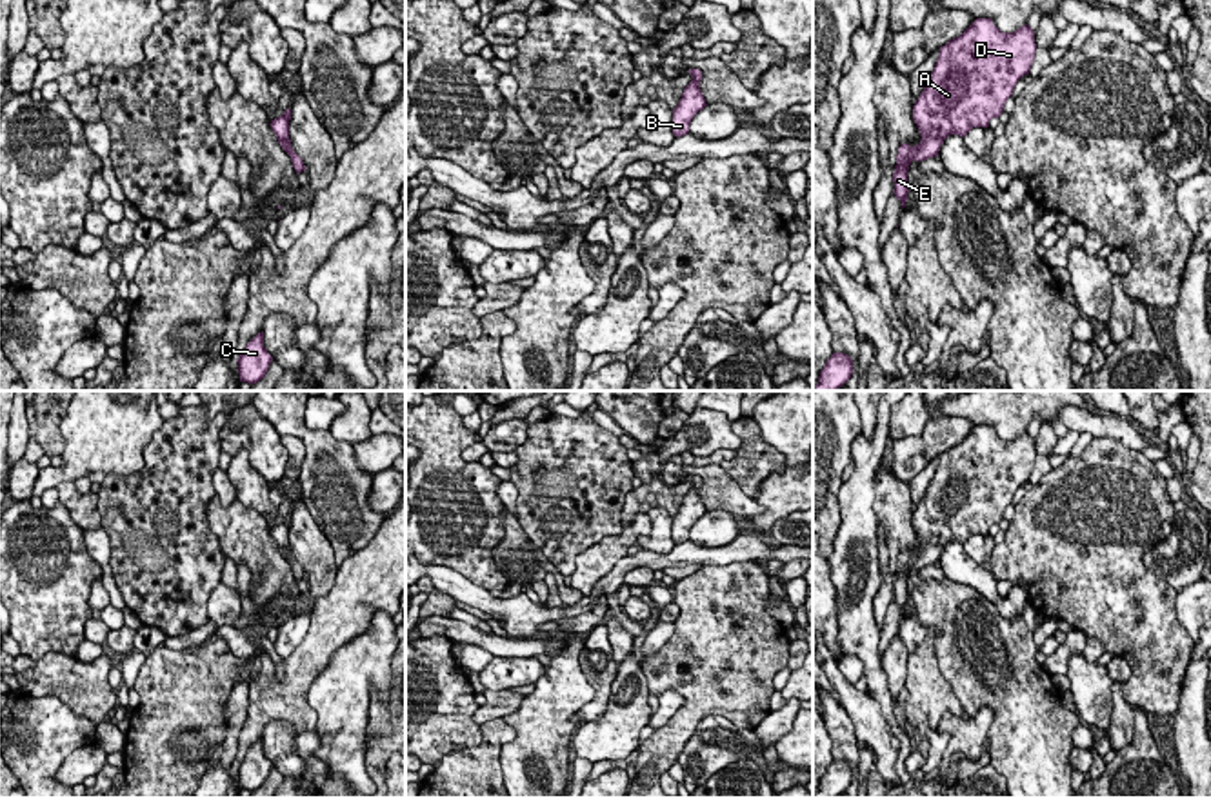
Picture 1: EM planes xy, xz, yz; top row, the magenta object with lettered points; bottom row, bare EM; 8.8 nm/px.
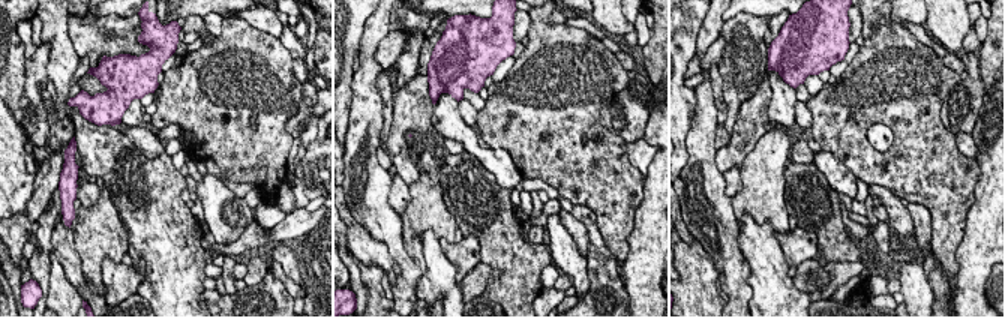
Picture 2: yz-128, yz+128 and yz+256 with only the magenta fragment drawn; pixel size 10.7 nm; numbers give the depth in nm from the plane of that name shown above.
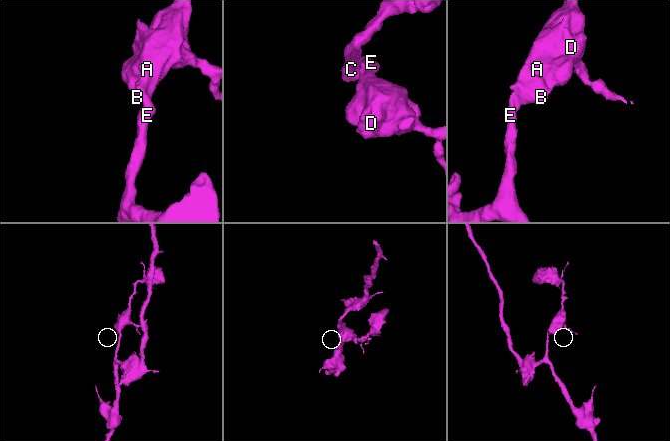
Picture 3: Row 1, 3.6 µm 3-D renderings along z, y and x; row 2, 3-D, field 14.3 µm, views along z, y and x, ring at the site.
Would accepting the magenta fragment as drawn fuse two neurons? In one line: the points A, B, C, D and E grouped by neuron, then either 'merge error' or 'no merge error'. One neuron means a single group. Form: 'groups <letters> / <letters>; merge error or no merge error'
groups A B C D E; no merge error

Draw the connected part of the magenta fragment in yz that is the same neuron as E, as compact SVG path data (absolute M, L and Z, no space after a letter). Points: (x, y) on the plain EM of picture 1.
M976 425L960 444L940 454L935 476L913 513L913 527L922 547L913 554L902 551L896 562L893 600L902 609L902 616L909 600L907 578L911 569L938 564L940 553L949 542L964 545L973 534L989 534L989 527L1002 522L1016 489L1029 482L1035 458L1035 438L1027 431L1015 440L1002 440L991 425Z

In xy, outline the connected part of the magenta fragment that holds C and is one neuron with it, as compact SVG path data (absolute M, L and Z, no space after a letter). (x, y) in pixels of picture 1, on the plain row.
M264 738L258 740L244 756L244 760L238 763L238 782L240 789L256 791L260 789L269 771L273 769L273 763L264 754Z

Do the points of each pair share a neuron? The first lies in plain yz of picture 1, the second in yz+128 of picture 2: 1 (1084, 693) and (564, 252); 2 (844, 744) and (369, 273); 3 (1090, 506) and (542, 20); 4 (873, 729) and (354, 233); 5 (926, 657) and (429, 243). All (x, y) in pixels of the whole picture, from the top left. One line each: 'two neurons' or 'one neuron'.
1: one neuron
2: two neurons
3: one neuron
4: one neuron
5: two neurons

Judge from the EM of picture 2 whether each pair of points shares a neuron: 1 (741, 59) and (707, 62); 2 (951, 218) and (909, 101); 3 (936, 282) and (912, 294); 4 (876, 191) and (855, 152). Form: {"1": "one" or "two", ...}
{"1": "two", "2": "one", "3": "two", "4": "two"}

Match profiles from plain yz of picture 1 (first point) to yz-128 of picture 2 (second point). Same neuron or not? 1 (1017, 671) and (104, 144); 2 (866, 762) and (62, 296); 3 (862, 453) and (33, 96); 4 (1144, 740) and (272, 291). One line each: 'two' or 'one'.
1: one
2: two
3: one
4: one

